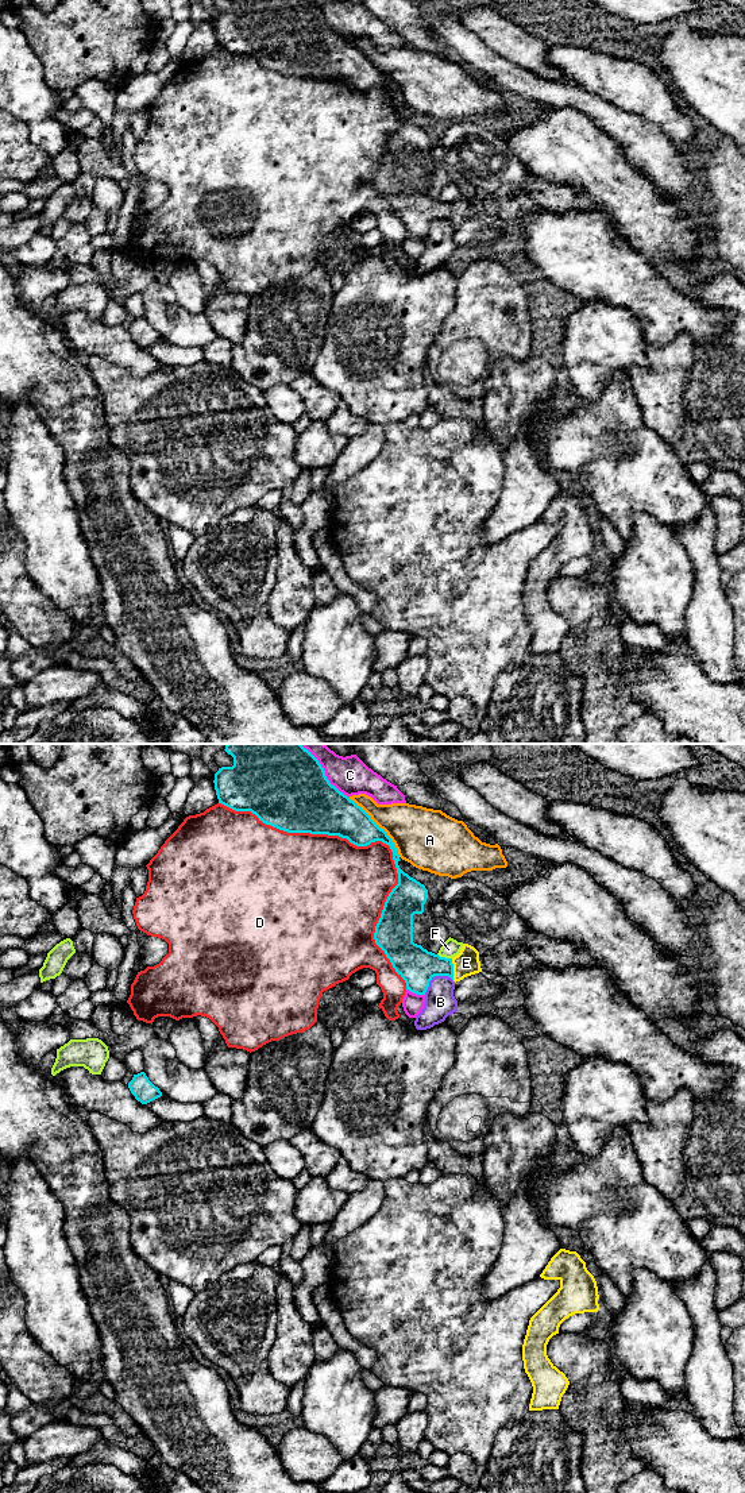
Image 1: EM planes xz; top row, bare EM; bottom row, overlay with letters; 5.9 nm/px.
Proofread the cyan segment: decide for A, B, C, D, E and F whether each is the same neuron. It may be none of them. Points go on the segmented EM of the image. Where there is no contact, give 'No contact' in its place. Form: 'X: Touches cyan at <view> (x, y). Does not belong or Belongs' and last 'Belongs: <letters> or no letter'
A: Touches cyan at xz (378, 826). Does not belong
B: Touches cyan at xz (435, 975). Does not belong
C: Touches cyan at xz (324, 772). Does not belong
D: Touches cyan at xz (375, 840). Does not belong
E: Touches cyan at xz (452, 969). Belongs
F: Touches cyan at xz (444, 957). Does not belong
Belongs: E

